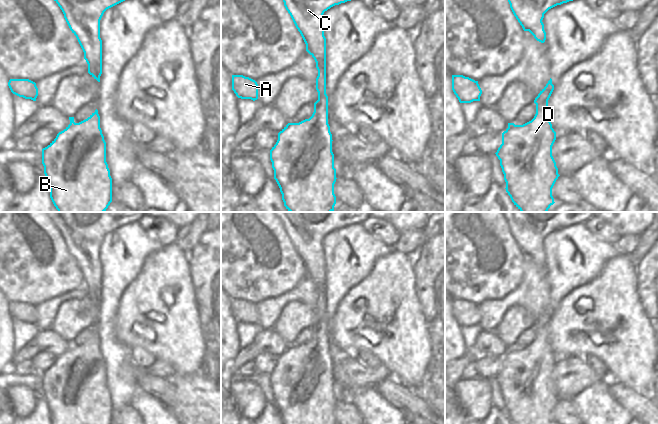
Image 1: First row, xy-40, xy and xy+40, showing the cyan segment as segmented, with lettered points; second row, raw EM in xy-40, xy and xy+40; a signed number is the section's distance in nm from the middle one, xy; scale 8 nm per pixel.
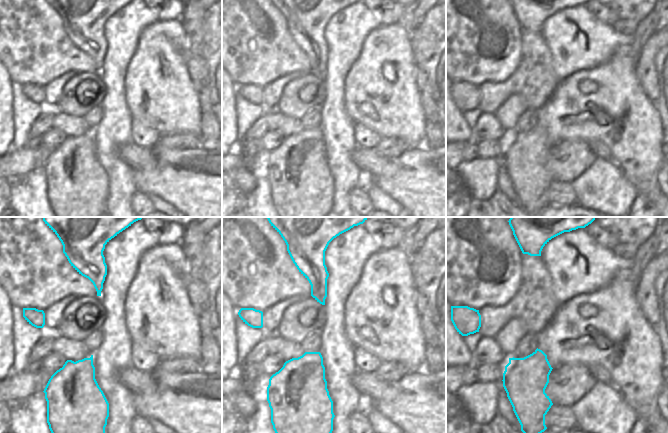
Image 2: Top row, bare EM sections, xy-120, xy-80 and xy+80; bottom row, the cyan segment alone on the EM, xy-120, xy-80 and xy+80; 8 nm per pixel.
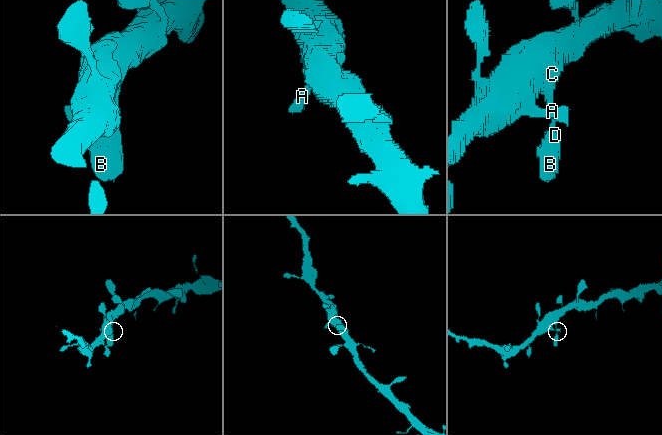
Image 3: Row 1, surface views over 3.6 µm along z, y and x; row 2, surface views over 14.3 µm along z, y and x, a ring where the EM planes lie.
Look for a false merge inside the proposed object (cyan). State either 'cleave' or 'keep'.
keep

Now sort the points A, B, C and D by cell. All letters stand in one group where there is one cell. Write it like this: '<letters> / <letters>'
A B C D

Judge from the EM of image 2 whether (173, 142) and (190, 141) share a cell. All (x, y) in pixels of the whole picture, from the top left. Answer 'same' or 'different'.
same

